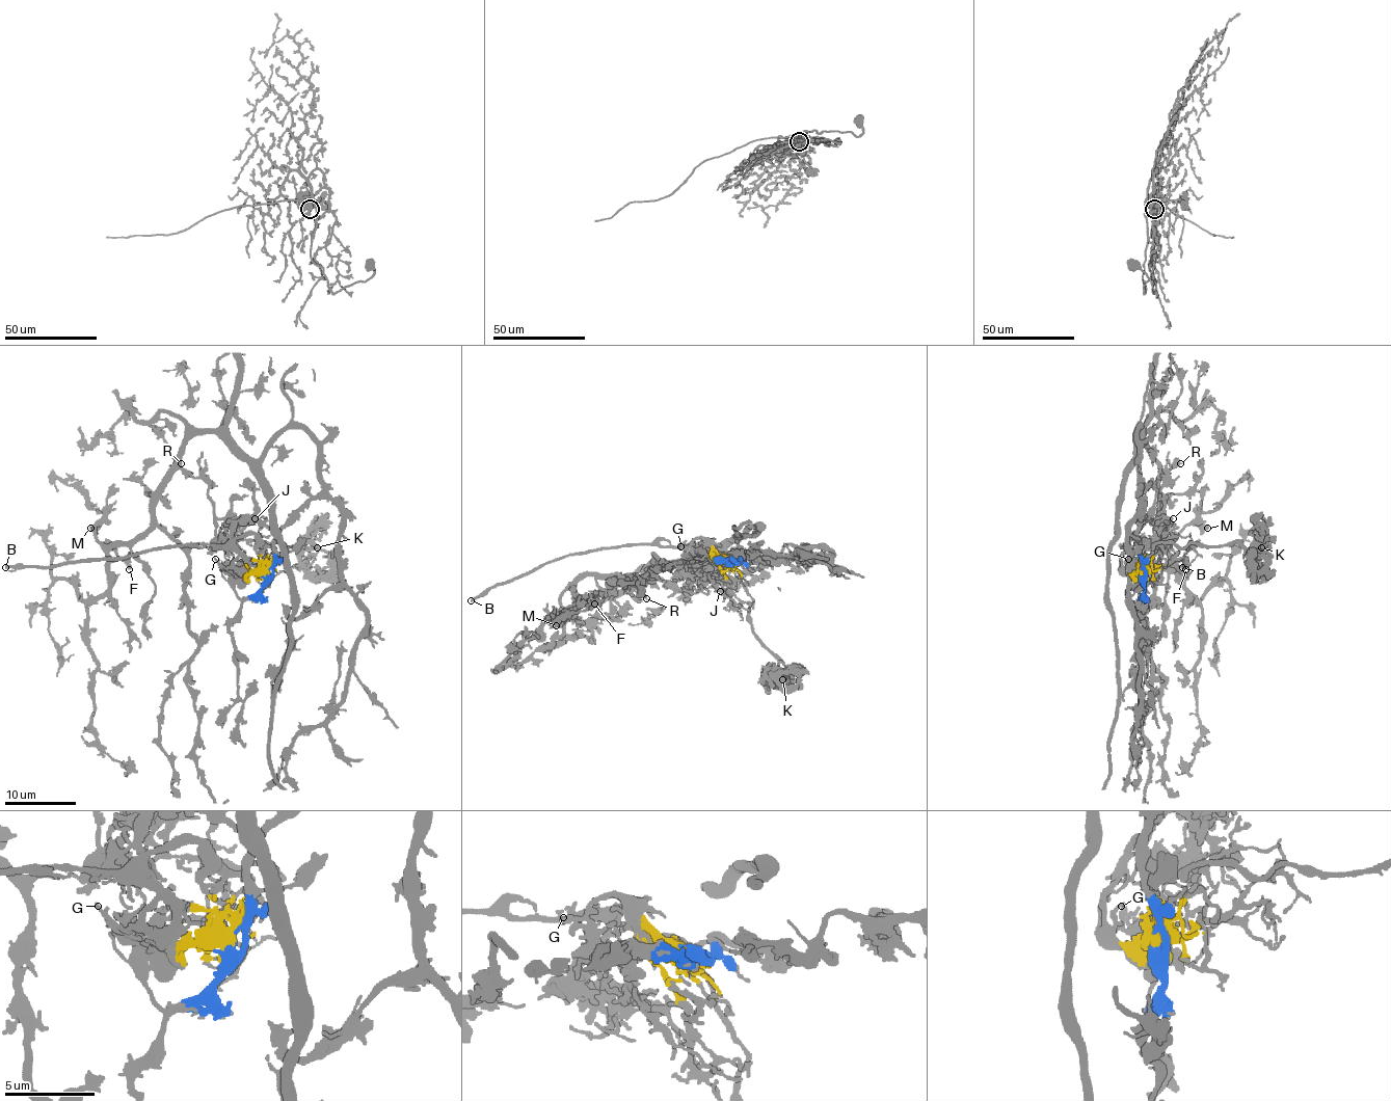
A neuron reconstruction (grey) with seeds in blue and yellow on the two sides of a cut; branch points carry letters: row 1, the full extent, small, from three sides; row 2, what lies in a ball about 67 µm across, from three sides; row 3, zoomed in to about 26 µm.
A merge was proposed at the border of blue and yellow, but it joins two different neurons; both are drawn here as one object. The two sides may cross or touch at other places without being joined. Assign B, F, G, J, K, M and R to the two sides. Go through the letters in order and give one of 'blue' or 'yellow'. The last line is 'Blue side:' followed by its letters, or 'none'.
B: yellow
F: blue
G: yellow
J: yellow
K: yellow
M: blue
R: blue
Blue side: F, M, R

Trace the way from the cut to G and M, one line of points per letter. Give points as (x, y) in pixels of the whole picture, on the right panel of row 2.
G: (1144, 578), (1140, 560), (1127, 559)
M: (1144, 578), (1137, 429), (1134, 459), (1142, 432), (1158, 466), (1158, 542), (1169, 544), (1188, 525), (1207, 529)

